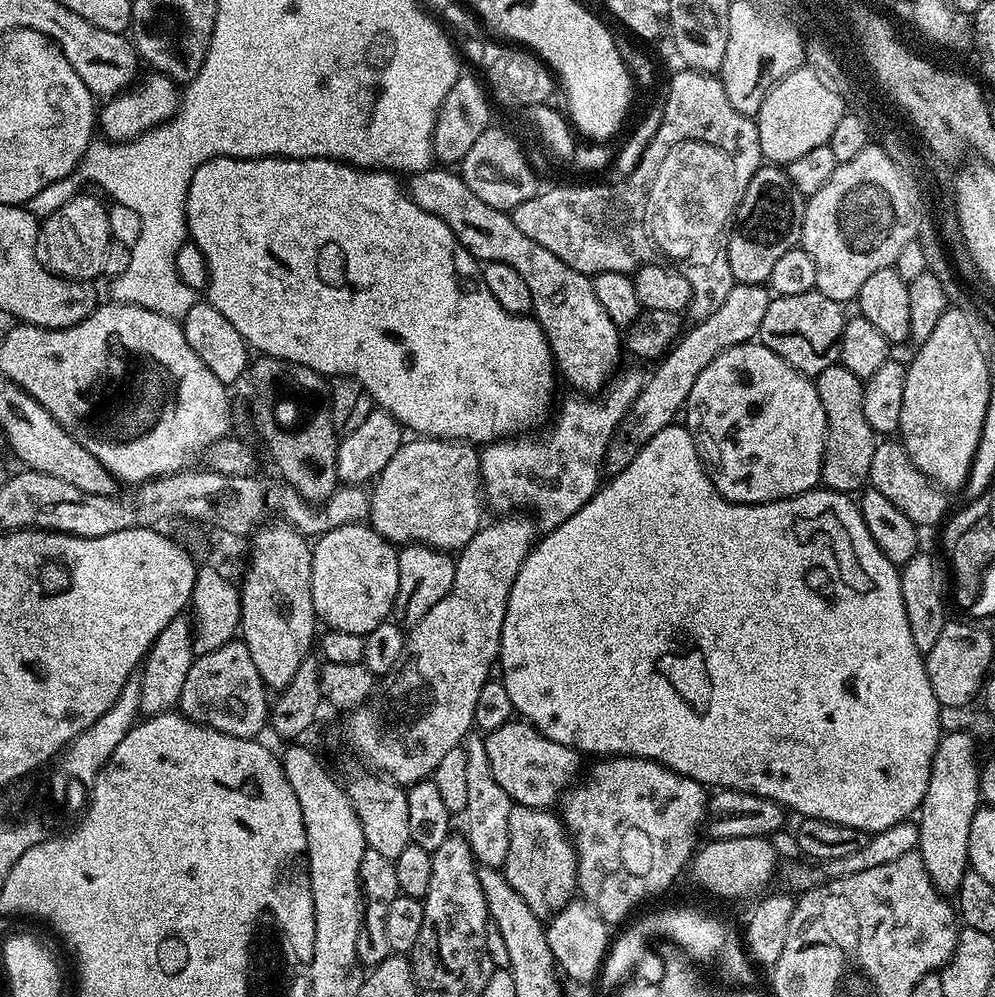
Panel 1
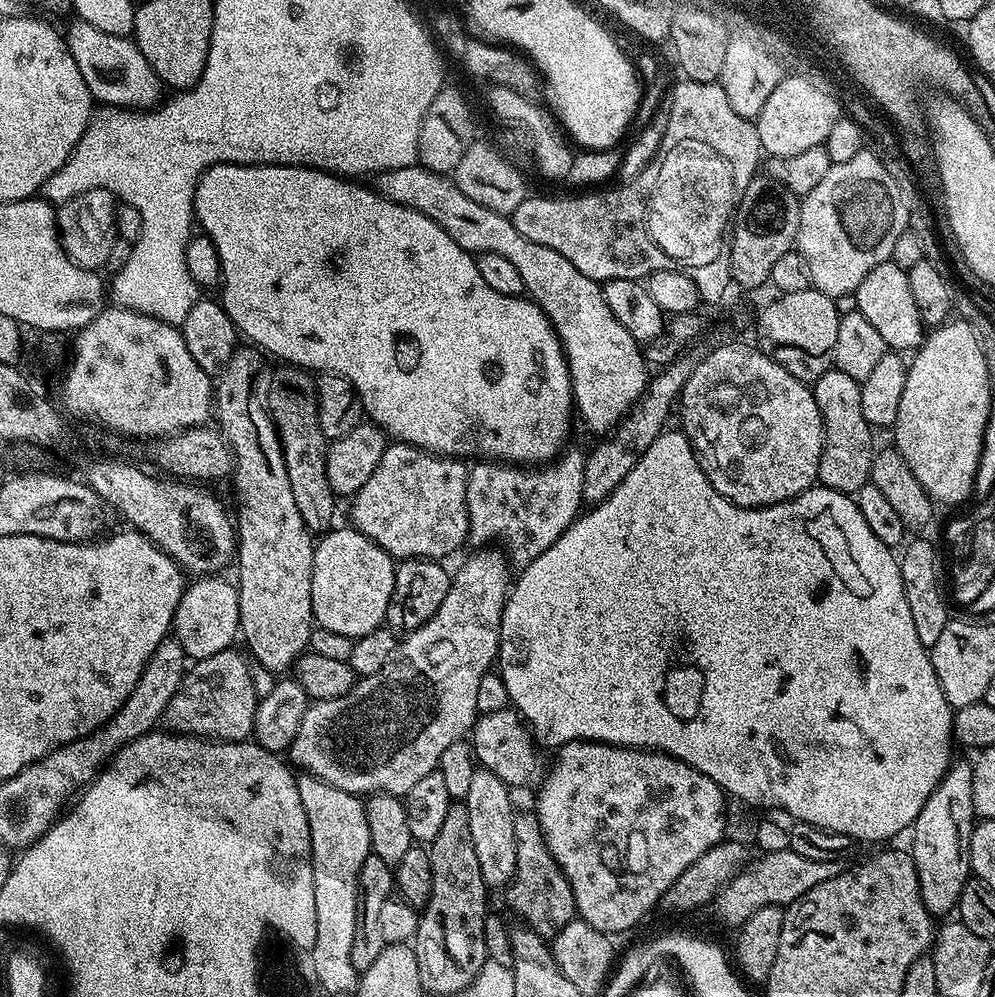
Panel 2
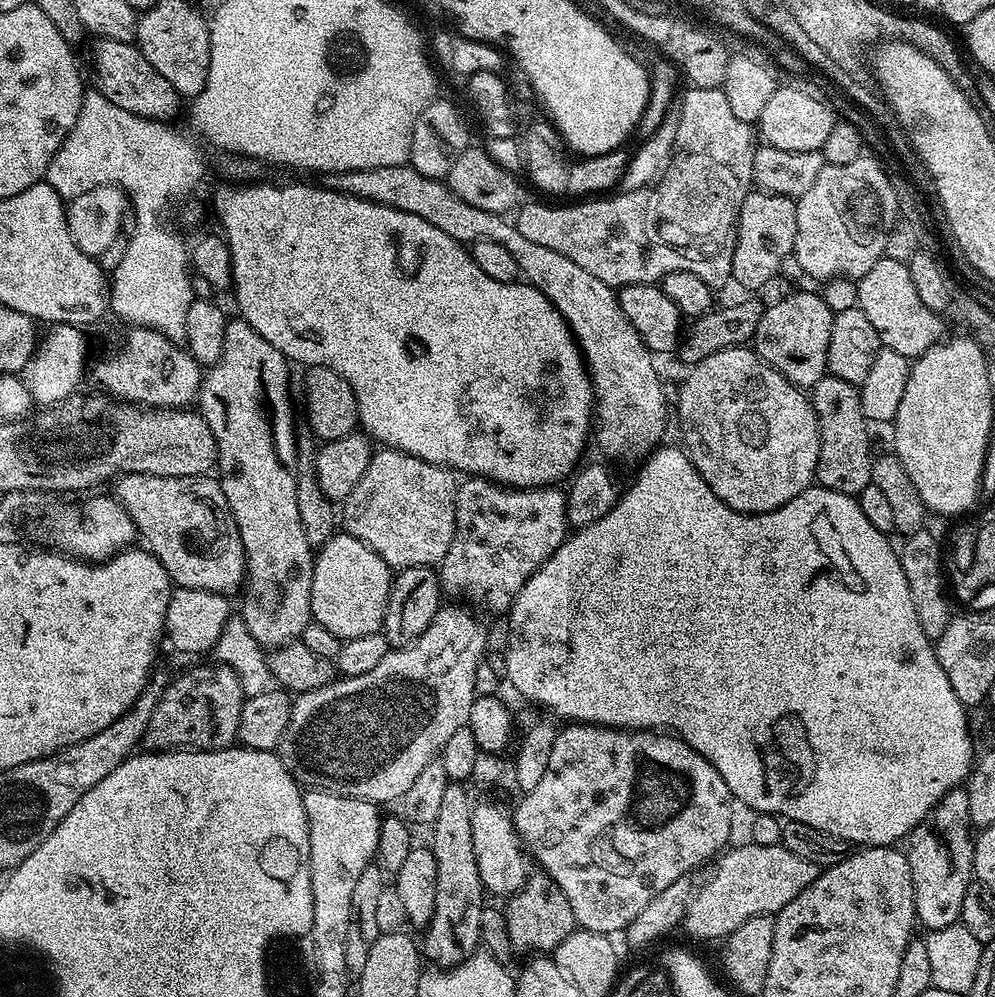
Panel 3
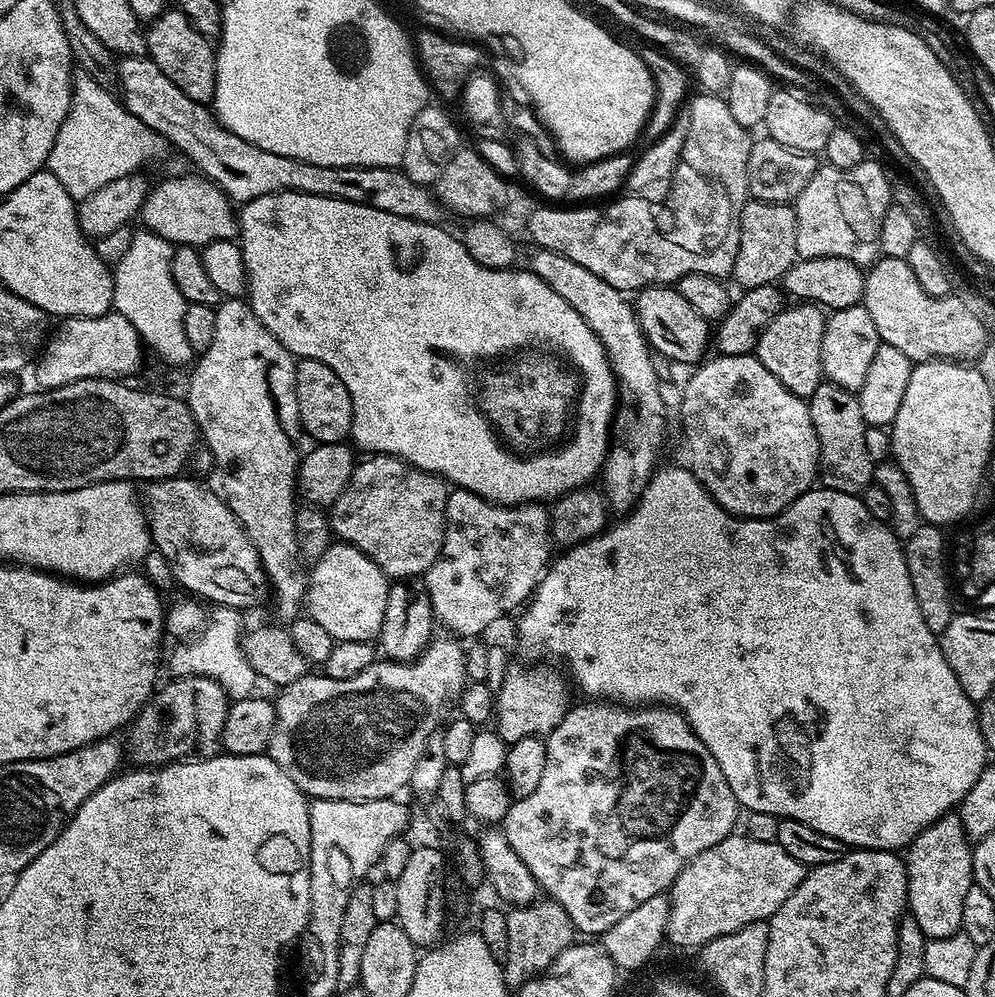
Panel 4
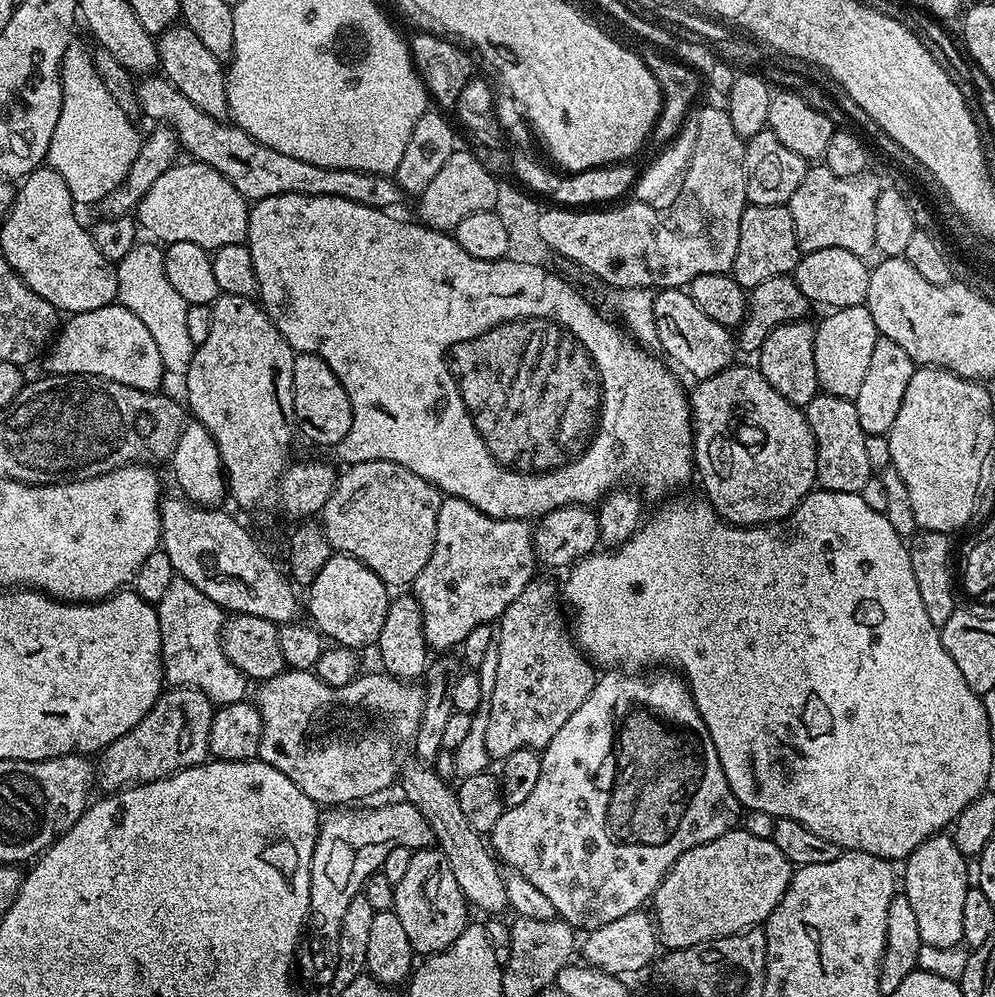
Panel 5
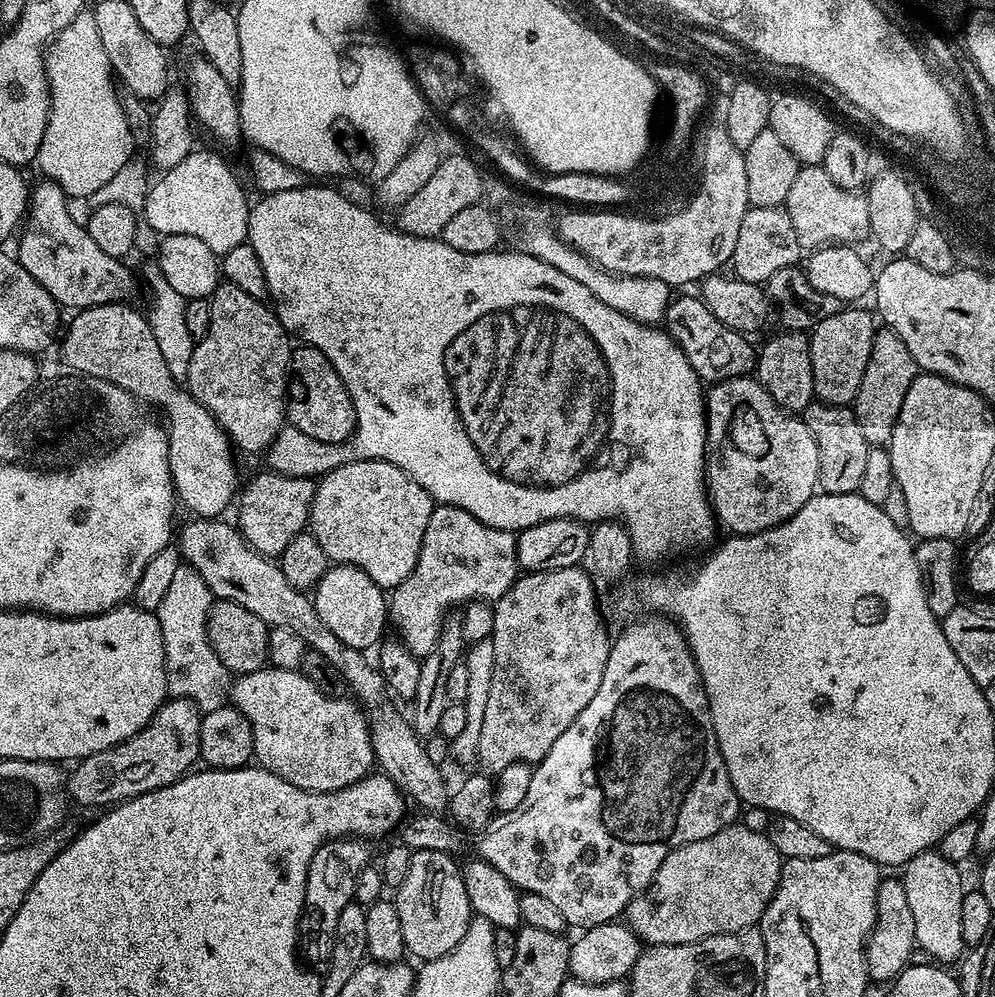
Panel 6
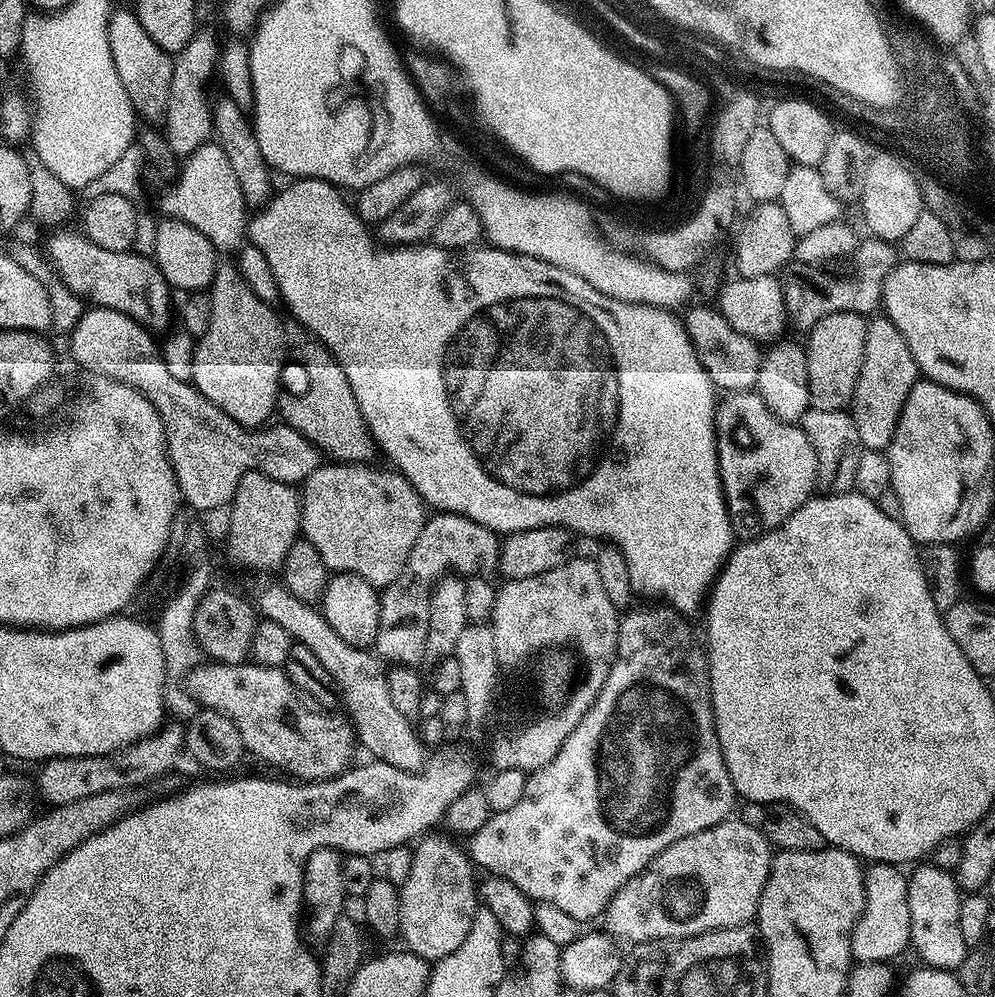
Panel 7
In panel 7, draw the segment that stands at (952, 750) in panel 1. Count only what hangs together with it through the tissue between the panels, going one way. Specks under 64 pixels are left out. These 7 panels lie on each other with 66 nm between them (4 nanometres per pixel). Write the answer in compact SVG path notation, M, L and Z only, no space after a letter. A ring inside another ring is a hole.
M930 862L921 863L911 869L908 876L912 939L910 948L921 965L945 970L959 970L962 966L970 950L962 939L962 929L958 923L958 906L961 899L962 889L956 883L953 873L942 870Z

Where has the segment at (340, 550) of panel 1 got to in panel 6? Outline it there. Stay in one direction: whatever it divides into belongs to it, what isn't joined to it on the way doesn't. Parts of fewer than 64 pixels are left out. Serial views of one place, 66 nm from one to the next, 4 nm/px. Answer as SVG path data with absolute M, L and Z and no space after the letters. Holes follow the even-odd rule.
M349 564L329 567L326 575L316 583L312 604L318 610L318 618L346 646L361 650L375 649L385 639L384 624L389 623L388 602L385 589L379 588L361 568Z

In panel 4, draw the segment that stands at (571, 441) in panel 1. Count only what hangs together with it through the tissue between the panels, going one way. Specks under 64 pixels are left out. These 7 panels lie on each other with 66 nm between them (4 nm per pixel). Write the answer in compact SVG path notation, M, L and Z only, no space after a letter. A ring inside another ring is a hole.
M453 487L446 502L446 526L439 558L428 567L422 583L430 594L432 614L445 633L456 638L476 638L479 632L527 605L554 556L550 512L543 503L492 504L465 488Z

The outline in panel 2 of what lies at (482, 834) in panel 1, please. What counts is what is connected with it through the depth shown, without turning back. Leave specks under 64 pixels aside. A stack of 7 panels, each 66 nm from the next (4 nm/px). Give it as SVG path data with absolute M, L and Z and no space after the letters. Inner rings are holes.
M477 767L474 779L470 781L470 790L463 803L468 805L470 814L470 838L474 838L474 854L478 854L478 866L482 870L482 878L489 889L503 889L511 884L516 869L516 831L514 822L517 813L512 812L512 796L508 785L498 778L498 774L490 774L490 770Z

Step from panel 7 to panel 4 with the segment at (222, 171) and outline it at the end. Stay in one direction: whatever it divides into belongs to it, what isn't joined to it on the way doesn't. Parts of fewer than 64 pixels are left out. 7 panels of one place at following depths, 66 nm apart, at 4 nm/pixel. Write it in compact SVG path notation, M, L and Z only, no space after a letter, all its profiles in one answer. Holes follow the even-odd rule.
M191 175L170 178L149 191L141 208L143 227L176 246L203 248L210 242L235 239L239 235L239 221L233 203L207 177Z

